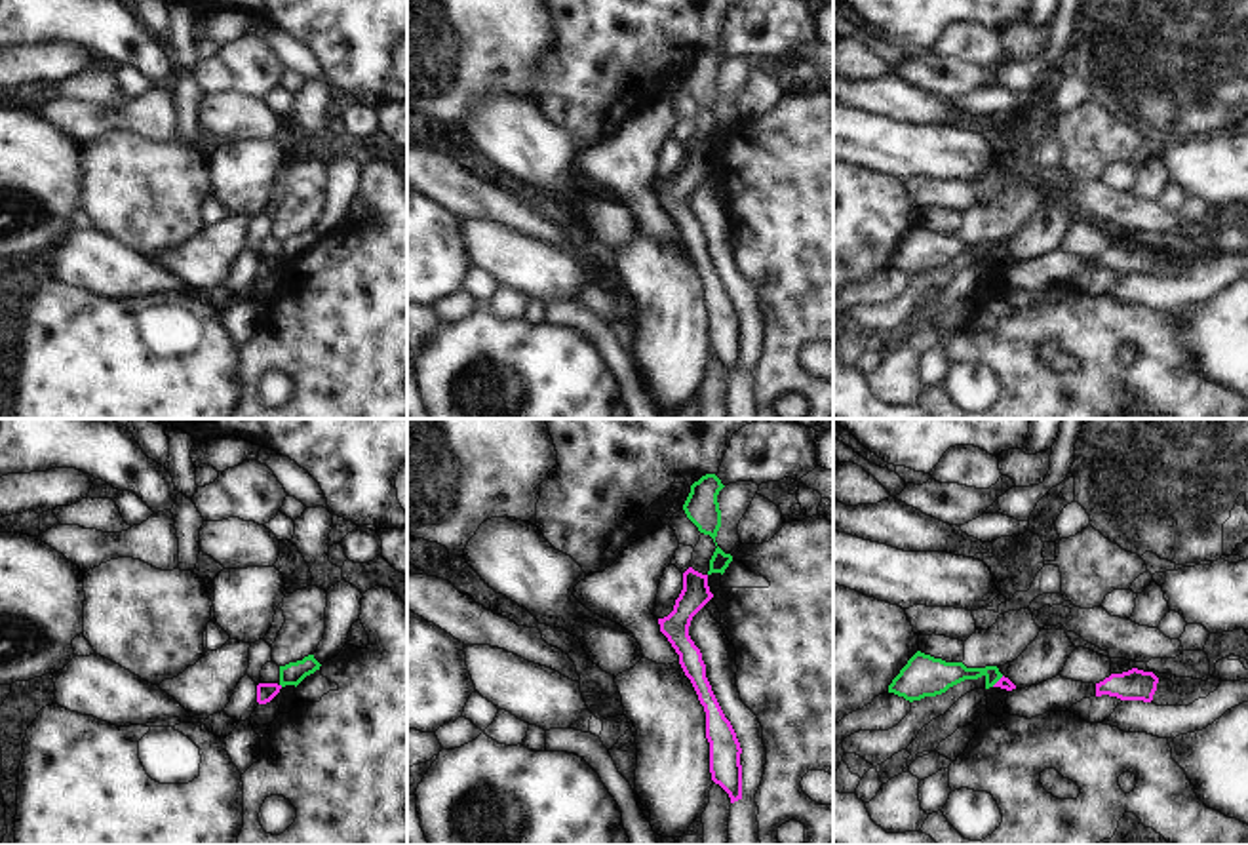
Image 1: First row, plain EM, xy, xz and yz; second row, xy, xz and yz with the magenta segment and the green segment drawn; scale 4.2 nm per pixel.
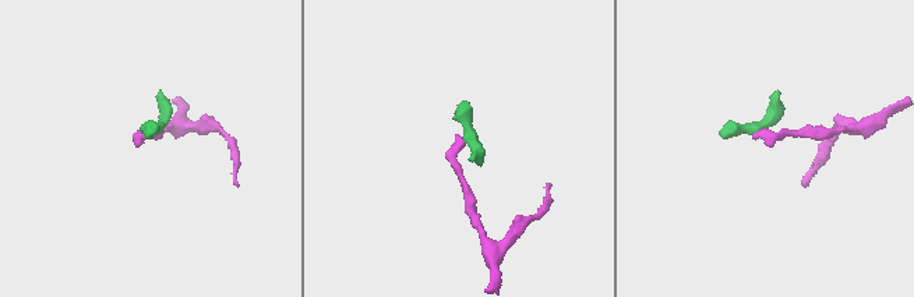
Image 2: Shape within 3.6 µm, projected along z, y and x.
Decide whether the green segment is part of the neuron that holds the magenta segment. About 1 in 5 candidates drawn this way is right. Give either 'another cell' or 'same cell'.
another cell

